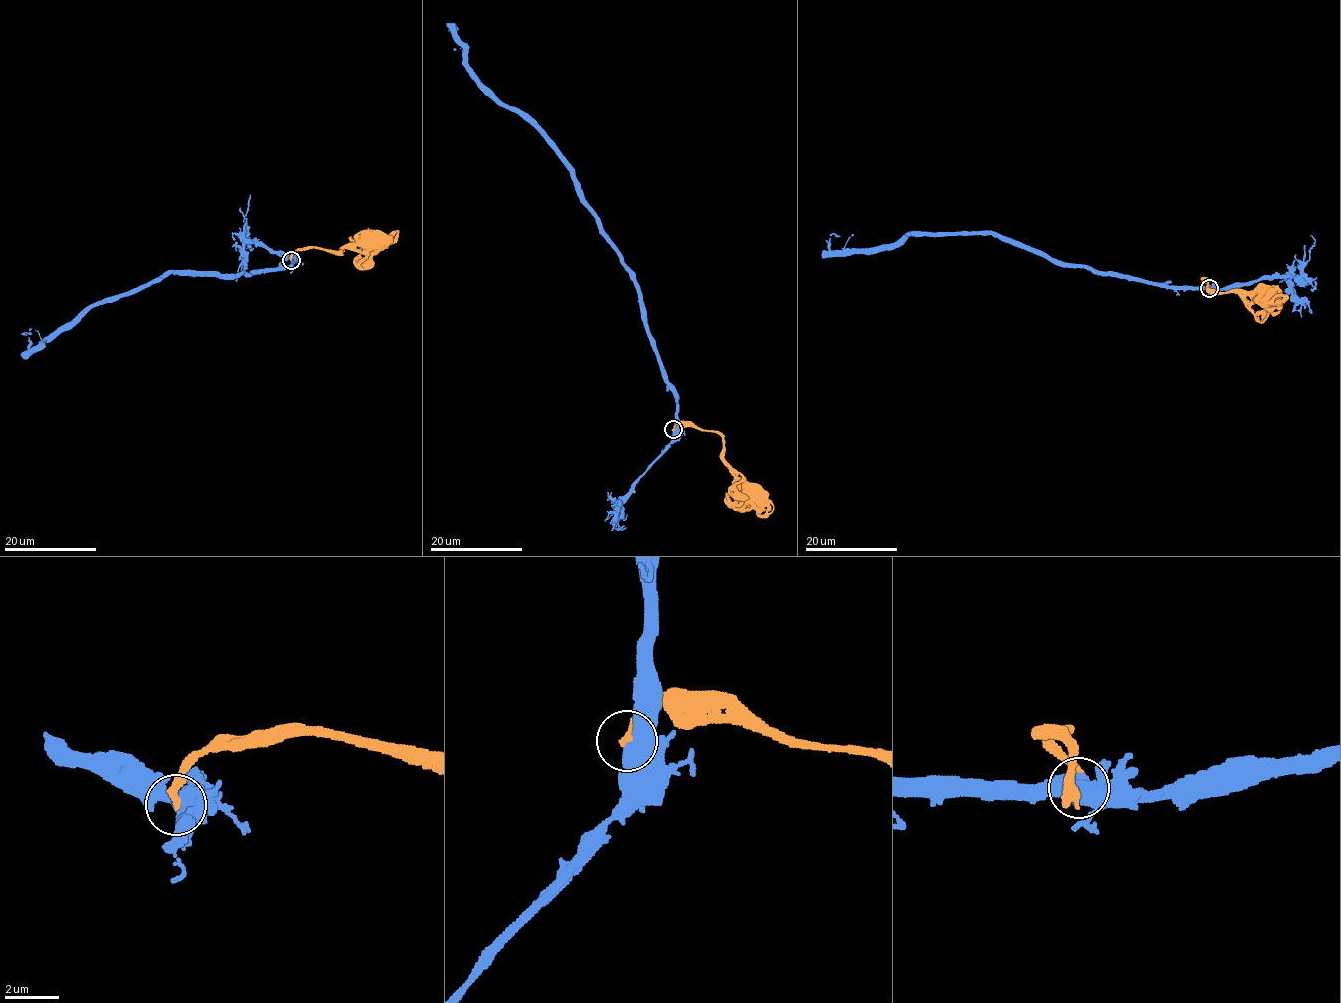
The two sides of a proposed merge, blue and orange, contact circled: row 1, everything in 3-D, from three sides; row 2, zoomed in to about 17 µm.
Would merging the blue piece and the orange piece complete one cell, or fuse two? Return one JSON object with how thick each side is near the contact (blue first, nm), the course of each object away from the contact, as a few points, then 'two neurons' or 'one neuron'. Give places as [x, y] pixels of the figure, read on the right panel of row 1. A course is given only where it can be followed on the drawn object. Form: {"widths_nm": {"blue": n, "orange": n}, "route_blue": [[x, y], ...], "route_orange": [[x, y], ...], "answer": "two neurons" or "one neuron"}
{"widths_nm": {"blue": 600, "orange": 280}, "route_blue": [[1208, 287], [1169, 288], [1056, 264], [990, 234], [915, 232], [873, 251], [831, 252], [829, 235], [839, 236]], "route_orange": [[1208, 287], [1206, 278], [1207, 287], [1212, 292], [1265, 298]], "answer": "two neurons"}

